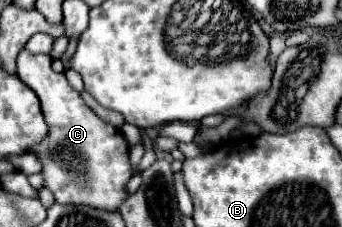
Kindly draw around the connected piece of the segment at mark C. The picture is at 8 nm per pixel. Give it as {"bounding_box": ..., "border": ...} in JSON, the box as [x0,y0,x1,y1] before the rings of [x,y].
{"bounding_box":[16,49,134,211],"border":[[[22,49],[18,53],[16,75],[36,93],[36,97],[40,99],[44,121],[48,123],[48,135],[32,149],[32,153],[38,157],[38,161],[42,165],[40,175],[44,177],[44,187],[48,191],[52,191],[56,203],[62,203],[62,205],[86,205],[86,207],[94,207],[94,209],[102,209],[102,211],[118,211],[120,205],[130,197],[130,193],[126,191],[126,183],[134,175],[132,167],[130,167],[130,157],[128,157],[130,147],[128,147],[122,131],[112,127],[110,123],[104,123],[84,103],[80,93],[76,93],[70,87],[70,83],[66,81],[66,75],[56,73],[50,65],[52,65],[50,55],[32,55],[32,53],[28,53],[28,49]]]}

